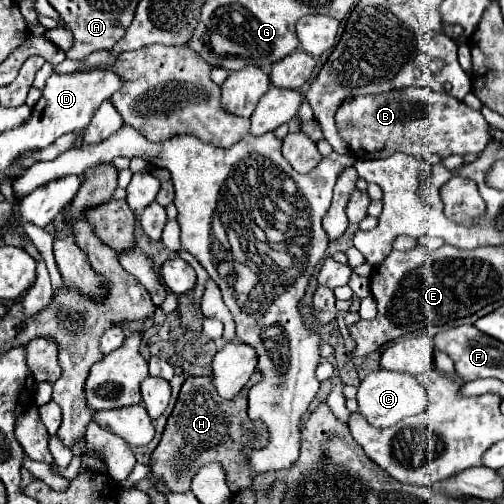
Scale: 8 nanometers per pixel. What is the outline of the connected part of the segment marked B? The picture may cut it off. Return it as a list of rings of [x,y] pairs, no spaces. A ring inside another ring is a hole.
[[[403,88],[375,96],[359,96],[347,100],[337,110],[337,128],[345,142],[353,148],[357,160],[387,158],[393,152],[405,152],[415,158],[429,154],[451,156],[481,152],[489,144],[489,124],[481,112],[471,110],[449,94],[437,94],[429,88]]]

